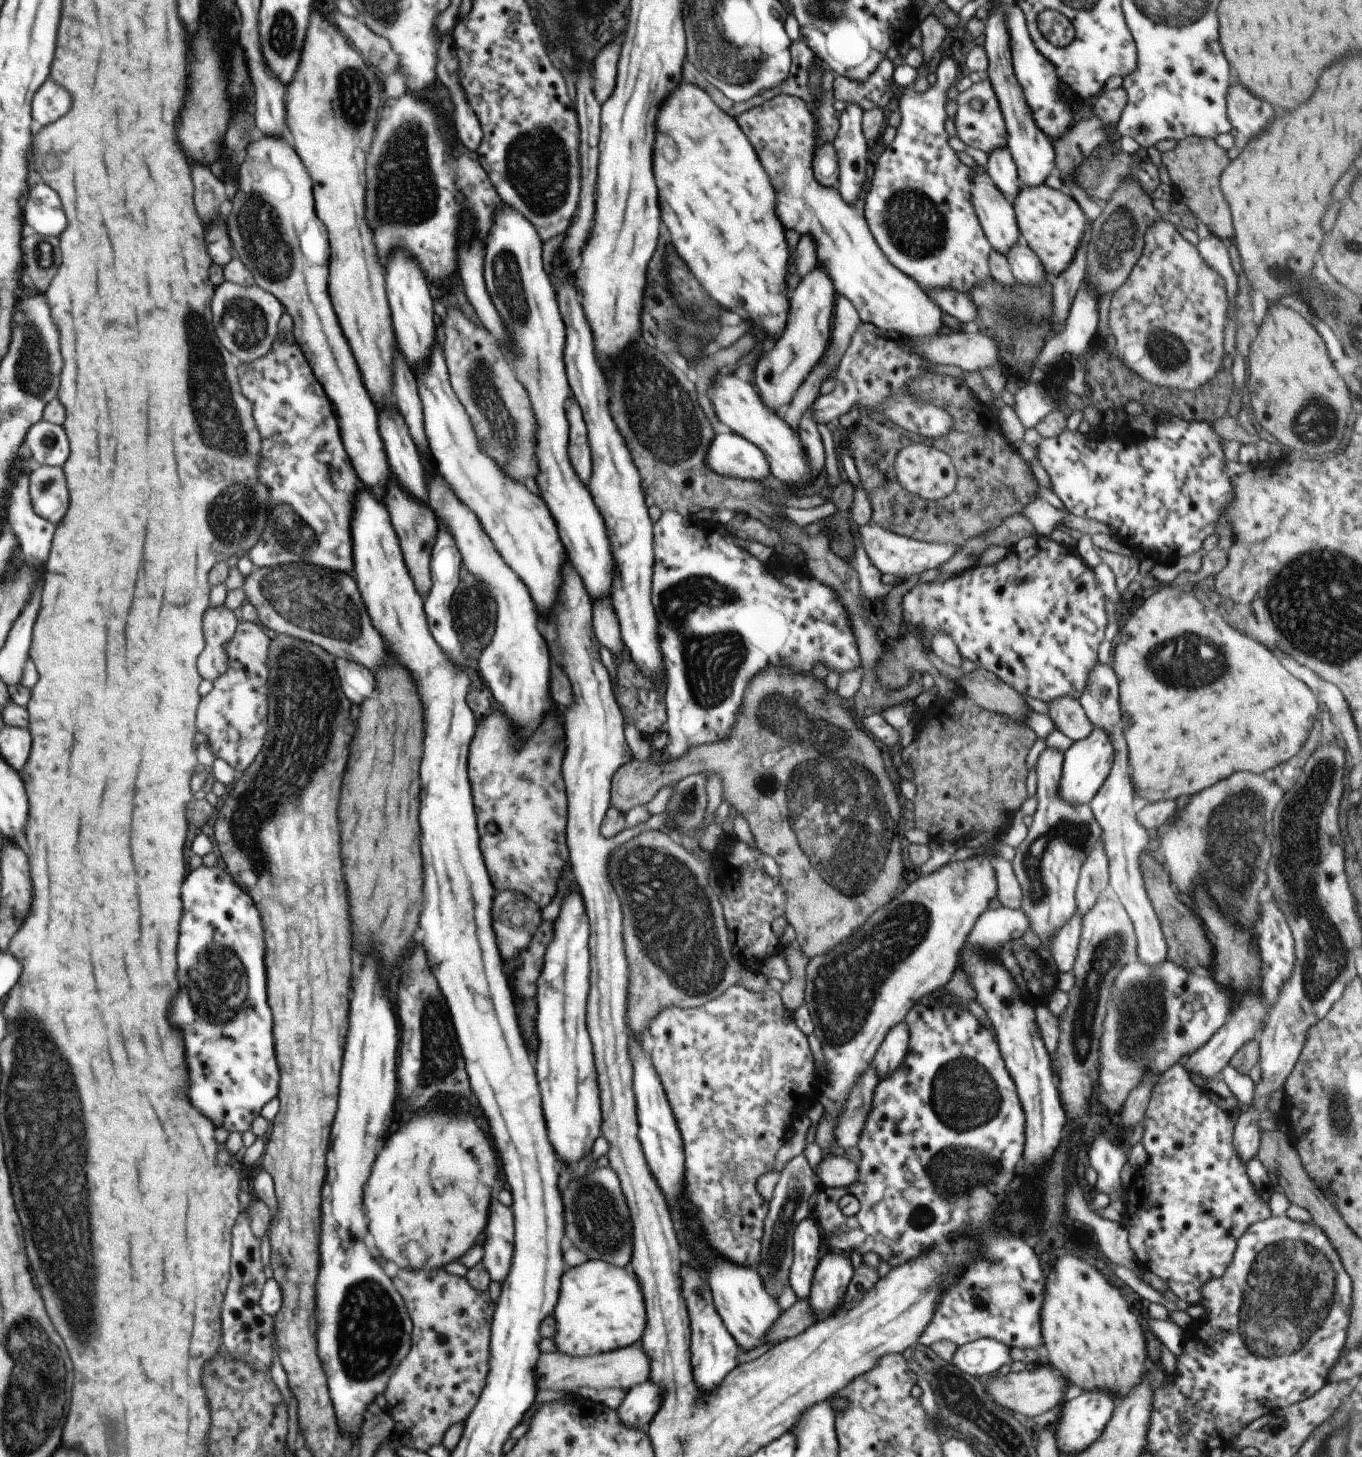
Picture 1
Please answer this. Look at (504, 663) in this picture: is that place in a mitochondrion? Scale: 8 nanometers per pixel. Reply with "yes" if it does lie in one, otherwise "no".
yes

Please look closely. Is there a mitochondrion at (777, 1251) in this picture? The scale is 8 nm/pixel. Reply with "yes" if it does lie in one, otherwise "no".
yes

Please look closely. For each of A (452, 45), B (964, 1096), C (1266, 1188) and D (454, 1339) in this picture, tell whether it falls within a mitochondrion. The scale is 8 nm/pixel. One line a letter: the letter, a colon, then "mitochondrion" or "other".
A: other
B: mitochondrion
C: other
D: other

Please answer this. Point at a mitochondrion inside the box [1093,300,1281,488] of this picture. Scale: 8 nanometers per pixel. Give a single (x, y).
(1167, 351)

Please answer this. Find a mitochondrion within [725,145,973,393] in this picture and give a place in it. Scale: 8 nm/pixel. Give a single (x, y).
(916, 228)

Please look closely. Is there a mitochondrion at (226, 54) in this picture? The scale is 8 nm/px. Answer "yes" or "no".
no

